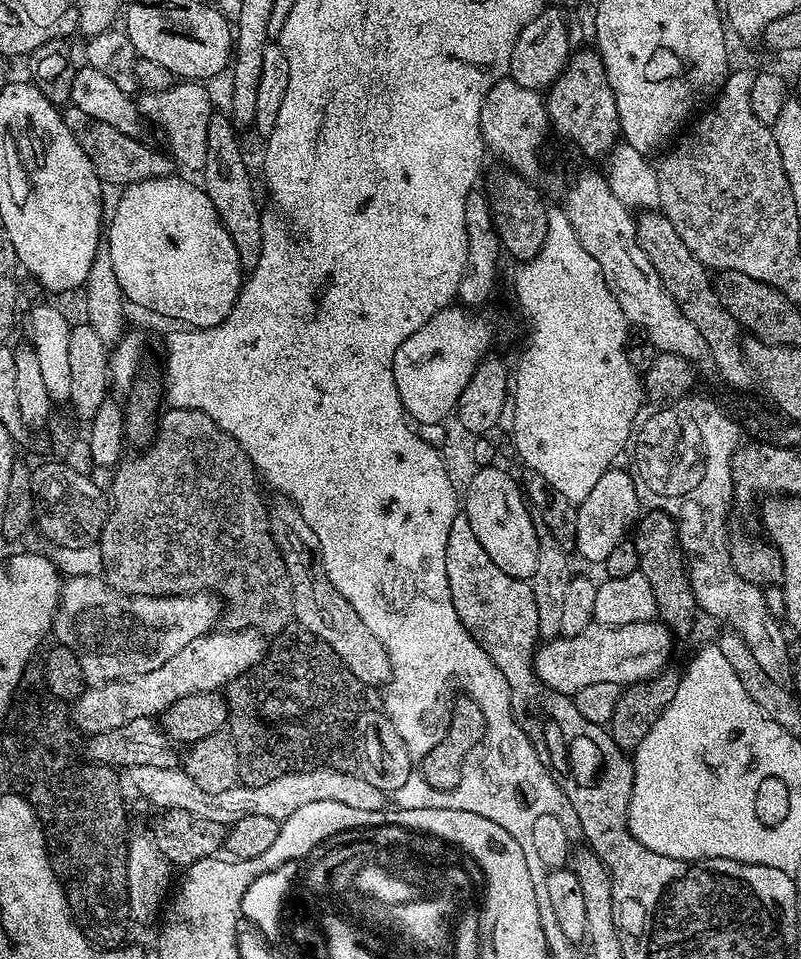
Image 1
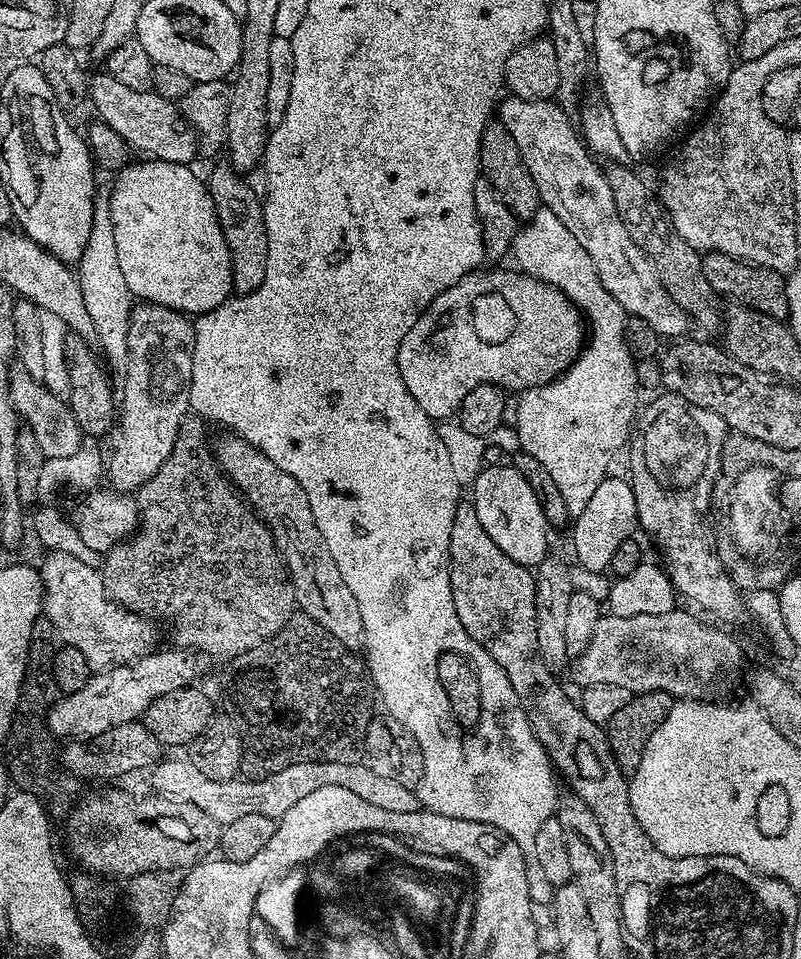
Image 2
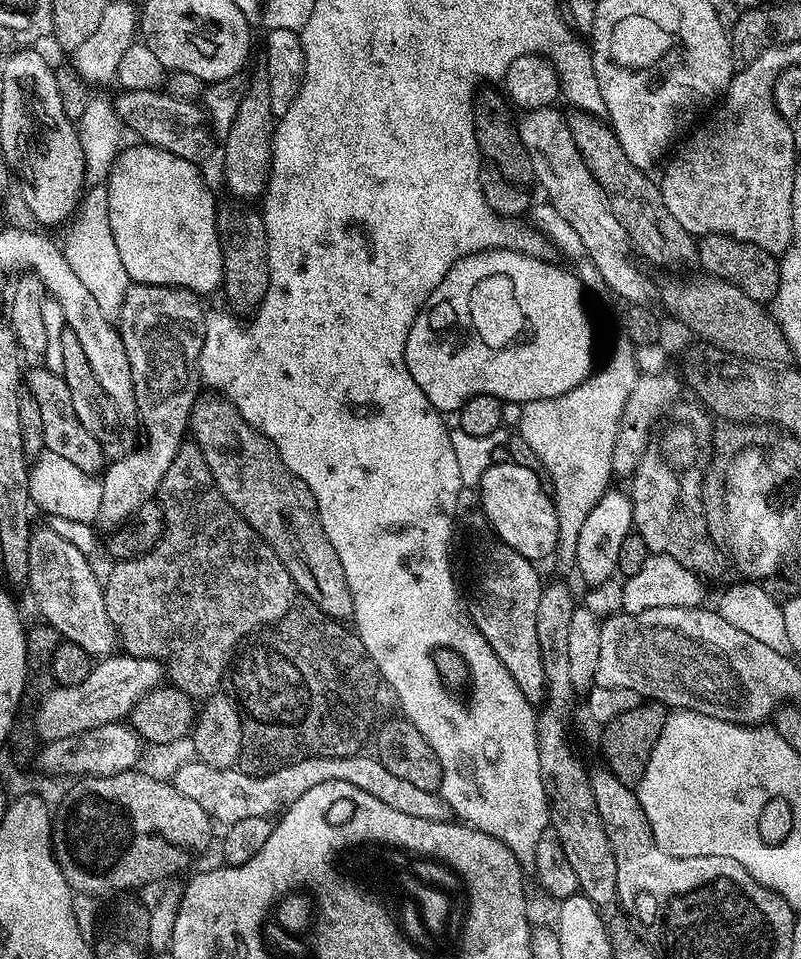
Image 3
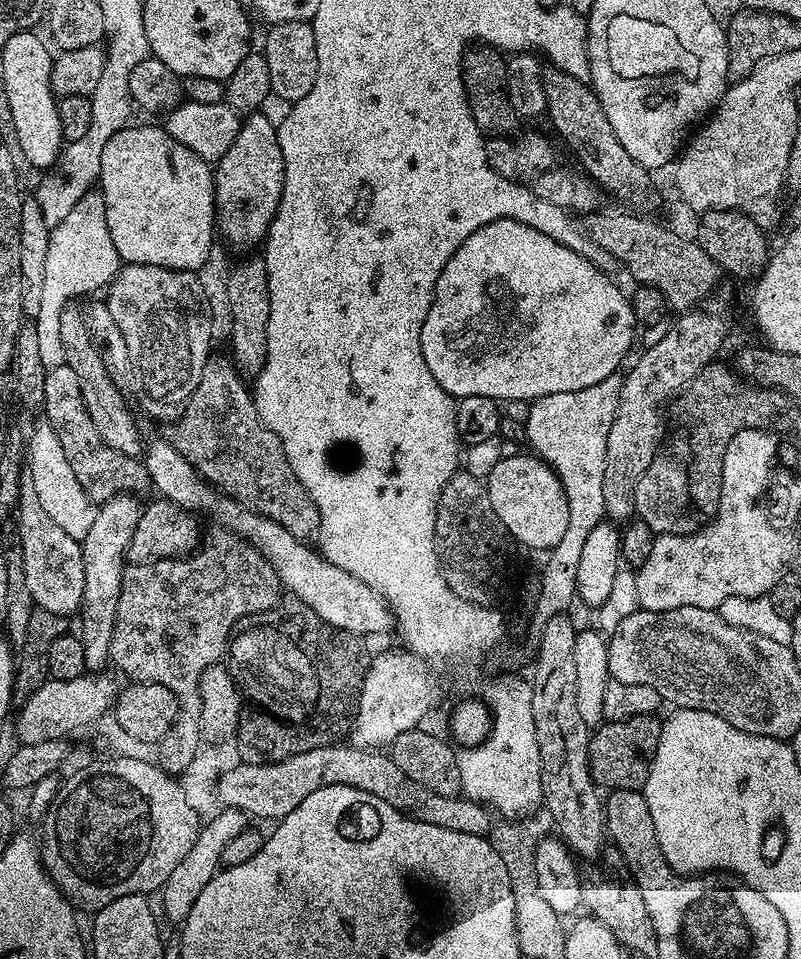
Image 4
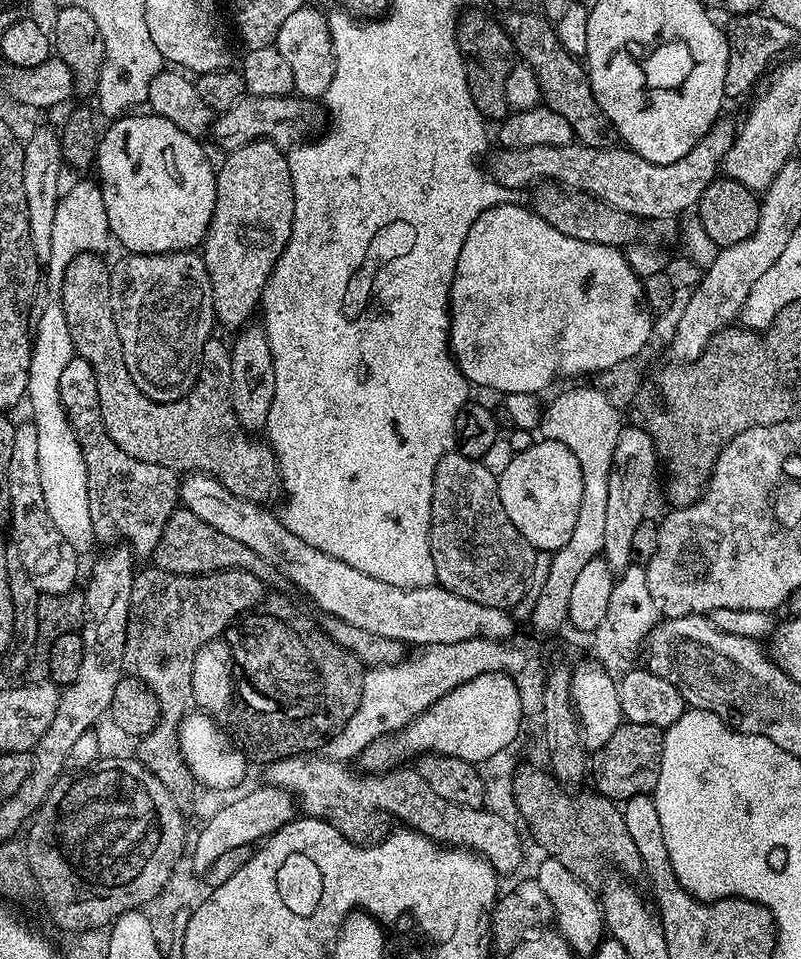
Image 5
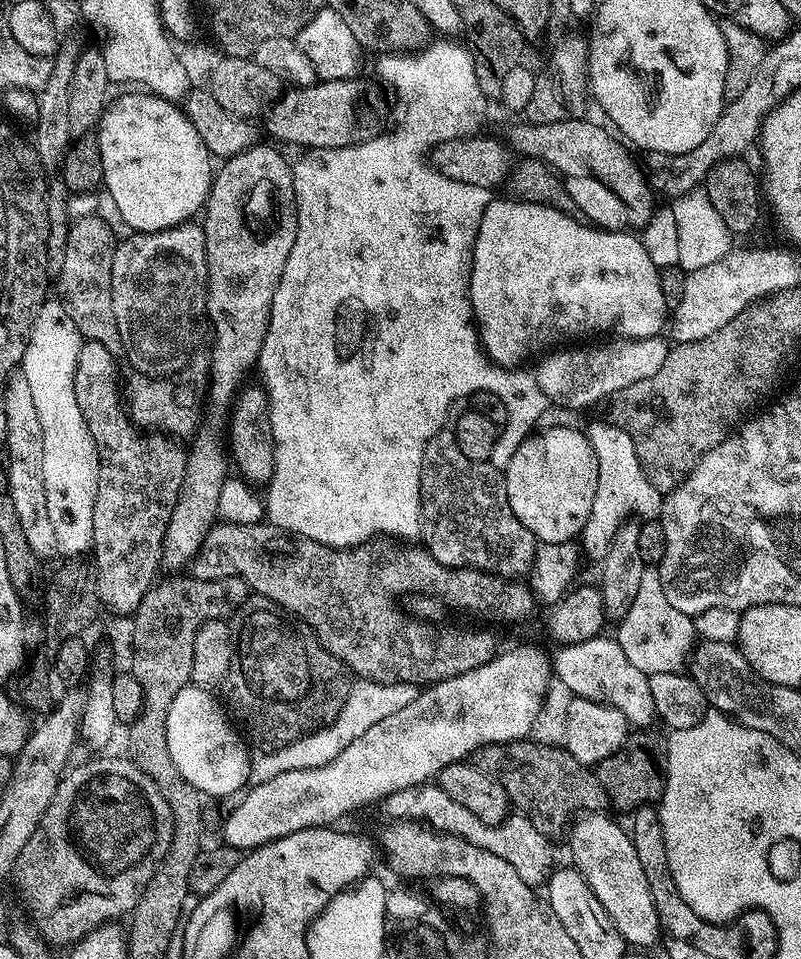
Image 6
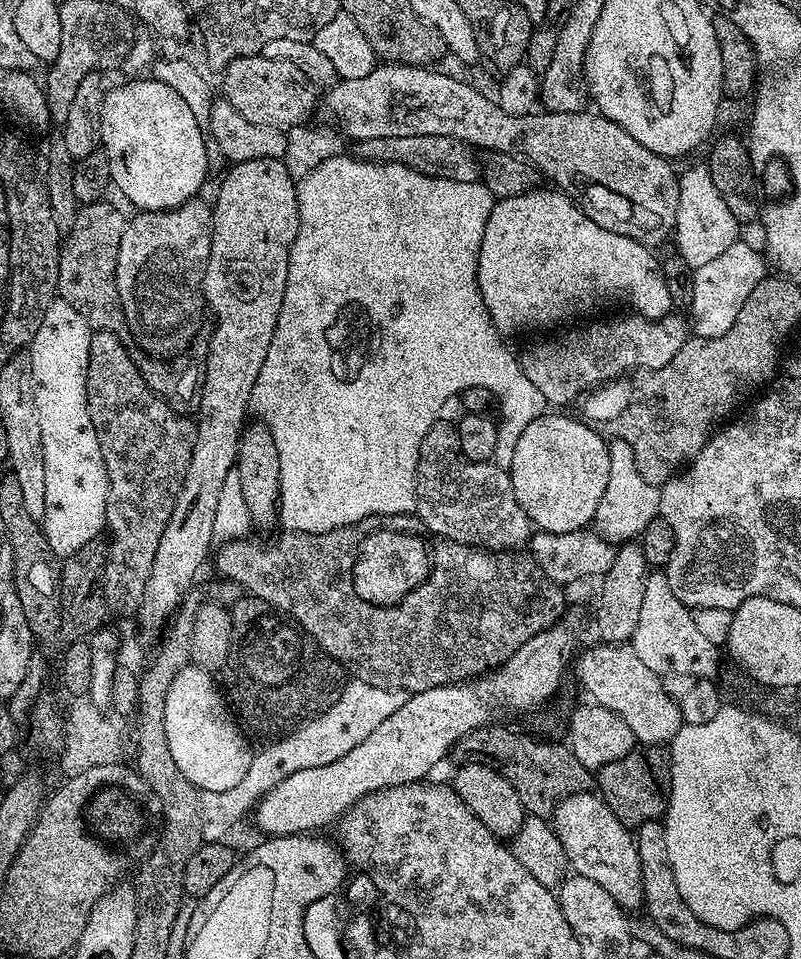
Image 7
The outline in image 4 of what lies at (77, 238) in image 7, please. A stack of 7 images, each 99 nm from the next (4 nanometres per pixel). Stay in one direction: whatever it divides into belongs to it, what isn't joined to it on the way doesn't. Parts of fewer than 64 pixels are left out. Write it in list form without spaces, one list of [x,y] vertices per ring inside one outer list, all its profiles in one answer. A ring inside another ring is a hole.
[[[65,306],[62,310],[62,350],[64,363],[70,366],[70,370],[74,370],[74,374],[78,374],[78,382],[82,386],[82,402],[86,402],[86,414],[90,414],[90,422],[94,422],[94,430],[102,434],[102,442],[106,442],[106,446],[127,456],[139,457],[142,452],[140,428],[120,393],[121,385],[108,373],[108,368],[100,357],[100,350],[86,326],[83,311],[79,307],[72,307]],[[224,356],[215,362],[211,361],[207,363],[206,367],[207,372],[204,372],[203,387],[200,387],[199,391],[196,392],[195,400],[192,400],[191,411],[185,413],[181,412],[179,420],[175,421],[173,428],[176,429],[173,430],[172,436],[170,435],[170,443],[176,448],[179,448],[180,453],[191,462],[196,468],[196,471],[199,472],[200,475],[216,489],[216,491],[222,492],[232,500],[238,501],[242,506],[250,509],[250,511],[256,512],[260,516],[270,518],[274,522],[278,522],[278,526],[282,526],[299,540],[307,541],[310,538],[308,536],[315,537],[320,531],[320,515],[318,514],[318,510],[314,506],[314,502],[310,498],[306,486],[302,486],[302,482],[298,482],[298,474],[294,474],[294,470],[290,466],[290,462],[286,458],[286,450],[282,446],[278,434],[274,434],[274,430],[270,430],[262,422],[262,418],[256,409],[256,402],[253,393],[250,391],[249,385],[247,388],[247,386],[240,381],[240,379],[242,379],[241,373],[234,367],[233,361]]]

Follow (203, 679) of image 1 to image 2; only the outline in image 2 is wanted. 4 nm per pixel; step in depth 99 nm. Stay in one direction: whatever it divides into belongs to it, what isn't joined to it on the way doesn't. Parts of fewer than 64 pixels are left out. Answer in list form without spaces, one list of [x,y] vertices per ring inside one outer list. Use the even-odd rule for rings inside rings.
[[[170,646],[165,652],[160,651],[150,652],[135,664],[117,664],[114,668],[97,671],[88,679],[86,686],[82,686],[82,690],[61,695],[47,712],[48,731],[56,738],[61,738],[61,736],[64,736],[63,738],[91,738],[114,726],[137,723],[150,706],[150,702],[162,698],[162,694],[170,694],[170,690],[178,690],[180,685],[195,671],[192,659],[181,655],[176,646]]]

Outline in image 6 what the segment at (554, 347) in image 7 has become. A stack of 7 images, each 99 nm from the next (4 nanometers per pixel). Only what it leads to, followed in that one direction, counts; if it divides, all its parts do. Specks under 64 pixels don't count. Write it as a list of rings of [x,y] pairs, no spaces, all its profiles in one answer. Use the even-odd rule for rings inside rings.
[[[651,336],[650,338],[646,338],[645,340],[621,340],[617,339],[616,344],[604,344],[608,342],[600,342],[597,348],[580,348],[584,346],[564,346],[559,350],[551,351],[548,354],[548,358],[541,364],[540,369],[535,369],[534,375],[536,377],[536,381],[538,382],[538,386],[542,386],[542,394],[546,394],[546,398],[553,405],[556,404],[560,408],[588,408],[591,404],[600,404],[605,399],[605,392],[612,392],[617,390],[617,388],[622,388],[626,384],[631,384],[634,380],[639,380],[643,376],[648,376],[648,373],[652,373],[654,371],[659,370],[662,366],[662,362],[666,362],[666,354],[668,353],[669,345],[667,343],[663,344],[663,339],[657,338],[655,336]]]

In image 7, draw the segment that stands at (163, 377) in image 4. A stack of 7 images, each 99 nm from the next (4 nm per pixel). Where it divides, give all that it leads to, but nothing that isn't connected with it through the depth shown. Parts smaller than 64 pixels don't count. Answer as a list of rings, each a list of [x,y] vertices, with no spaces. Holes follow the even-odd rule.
[[[190,199],[166,212],[140,212],[124,226],[116,267],[120,312],[124,316],[124,328],[132,331],[133,338],[140,343],[142,353],[148,356],[155,351],[175,351],[175,348],[187,343],[192,331],[195,331],[212,241],[212,204],[200,199]]]

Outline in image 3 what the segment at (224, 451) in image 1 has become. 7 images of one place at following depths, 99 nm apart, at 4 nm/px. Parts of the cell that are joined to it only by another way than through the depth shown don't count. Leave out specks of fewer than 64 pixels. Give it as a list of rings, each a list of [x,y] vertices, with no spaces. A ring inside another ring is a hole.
[[[196,443],[180,445],[160,483],[158,503],[164,514],[164,534],[146,555],[113,563],[108,581],[102,584],[106,614],[116,628],[119,647],[127,655],[155,660],[173,688],[188,689],[188,695],[206,693],[216,684],[232,641],[257,621],[273,620],[285,612],[288,598],[293,595],[288,591],[290,574],[278,554],[265,548],[261,536],[222,498]]]

